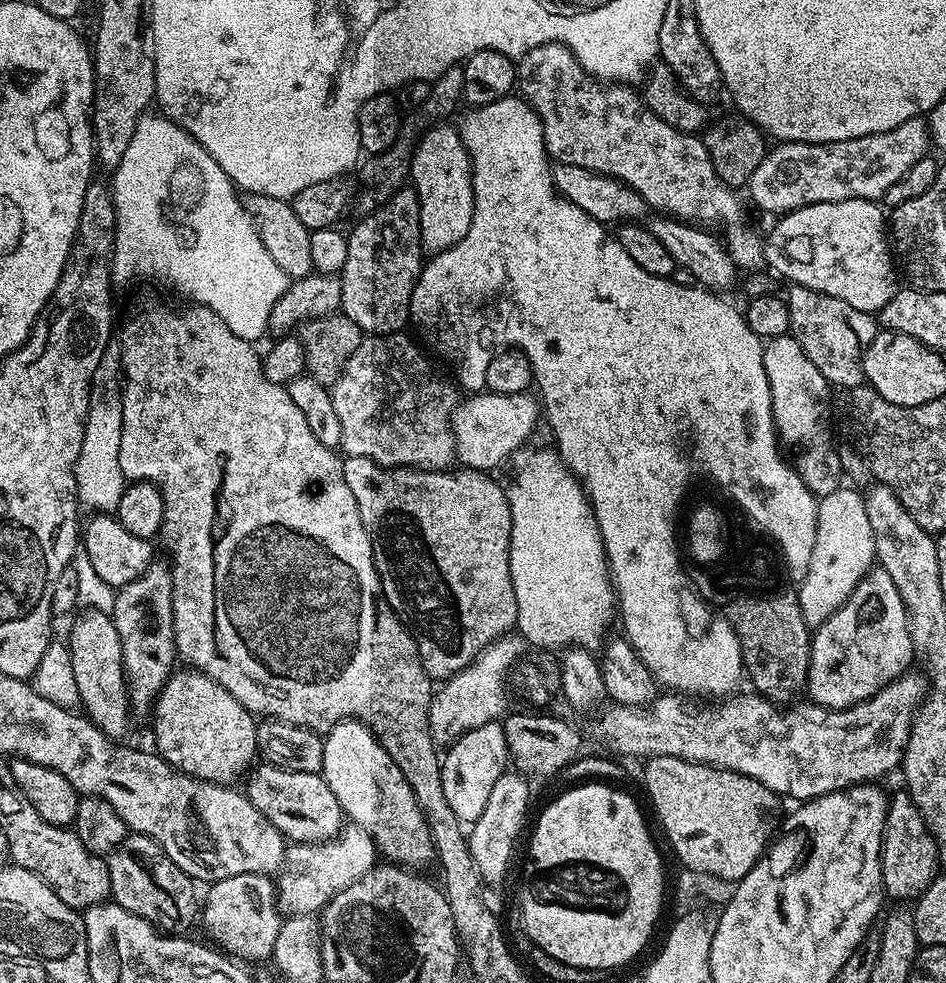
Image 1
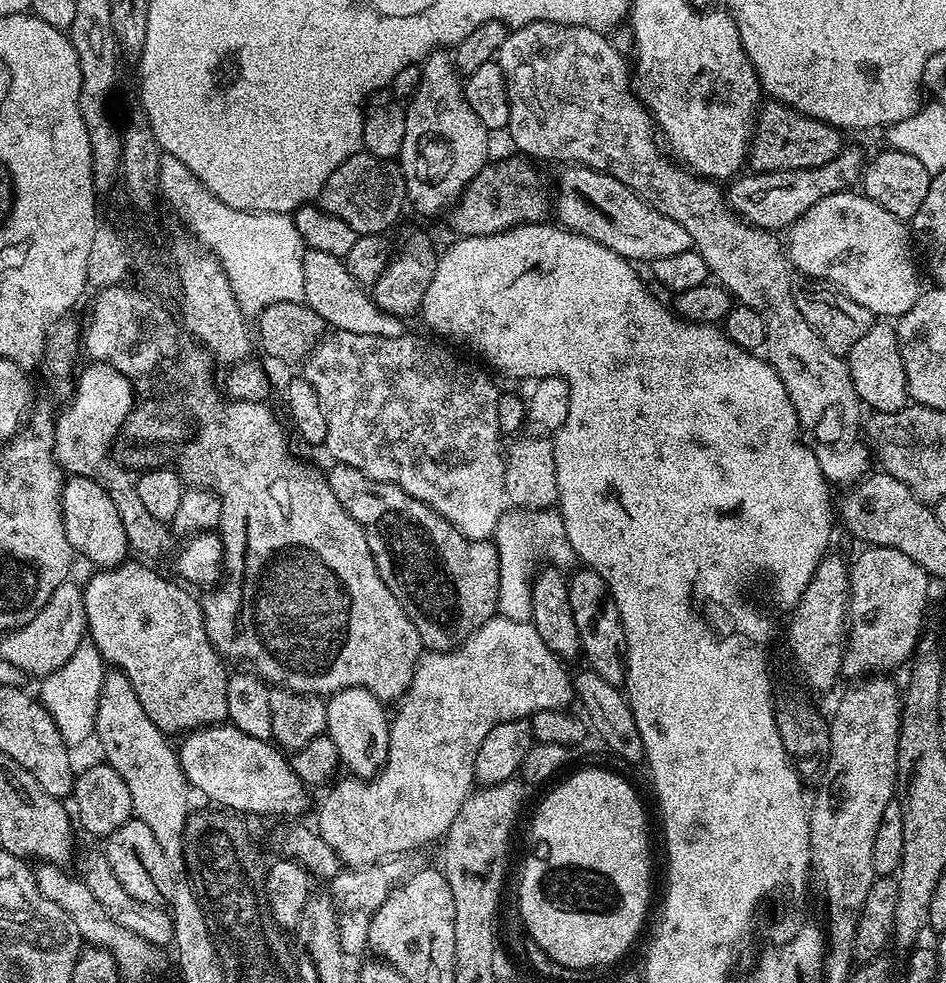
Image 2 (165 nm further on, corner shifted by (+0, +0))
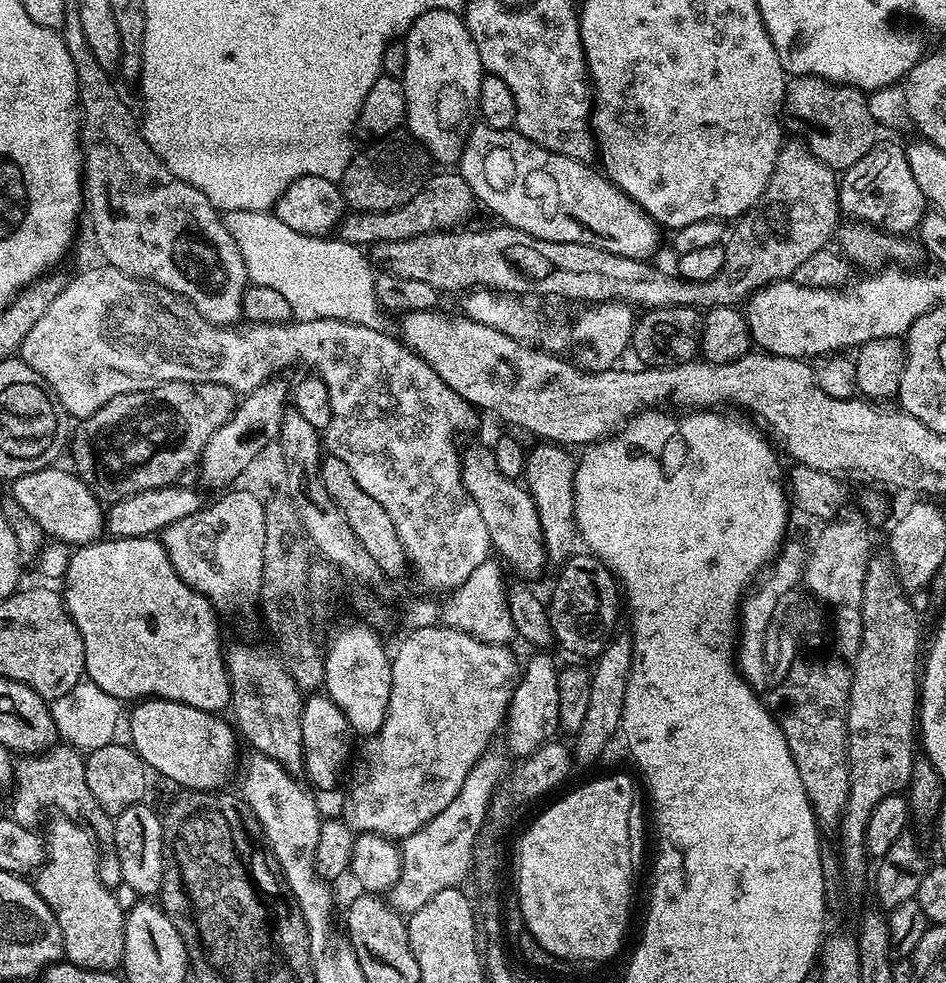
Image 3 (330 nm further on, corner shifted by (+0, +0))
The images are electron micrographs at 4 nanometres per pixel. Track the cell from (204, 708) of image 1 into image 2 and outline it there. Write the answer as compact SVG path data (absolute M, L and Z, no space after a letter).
M132 563L93 571L88 584L83 585L87 635L94 646L98 646L100 657L115 671L123 672L130 686L134 686L134 694L138 694L142 710L146 710L150 722L154 722L158 730L166 734L187 734L195 728L207 728L209 724L227 721L226 686L230 672L224 669L225 661L206 634L204 615L197 597L192 597L188 593L191 591L175 579L167 580L144 564Z

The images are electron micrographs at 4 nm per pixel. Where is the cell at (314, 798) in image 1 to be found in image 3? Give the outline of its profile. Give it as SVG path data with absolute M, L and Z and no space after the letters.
M145 698L133 708L136 709L132 712L130 744L153 773L161 772L166 779L180 784L176 786L181 789L197 792L217 790L227 782L236 760L238 740L231 723L220 720L224 718L219 715L173 700Z

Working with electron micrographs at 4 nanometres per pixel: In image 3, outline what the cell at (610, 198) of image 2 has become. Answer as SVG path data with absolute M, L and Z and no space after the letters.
M483 122L477 123L469 131L458 161L460 177L468 183L477 201L501 216L505 225L550 242L589 244L610 254L638 260L651 257L662 244L661 225L646 215L607 176L597 169L596 173L594 169L587 168L588 166L585 161L546 150L542 145L517 132L515 127L491 128Z

